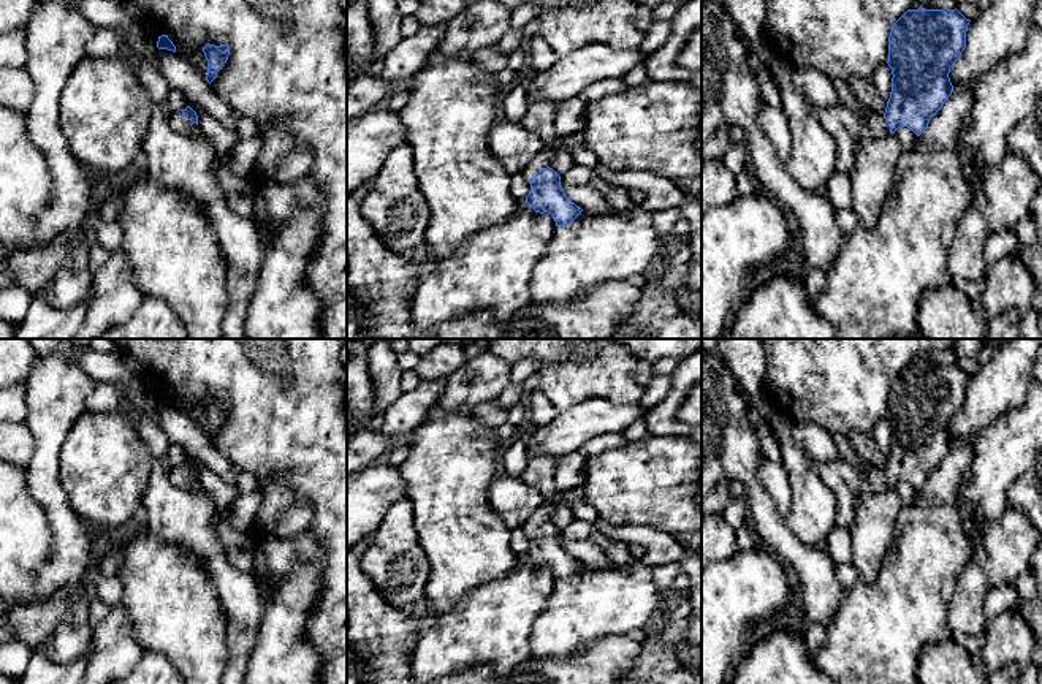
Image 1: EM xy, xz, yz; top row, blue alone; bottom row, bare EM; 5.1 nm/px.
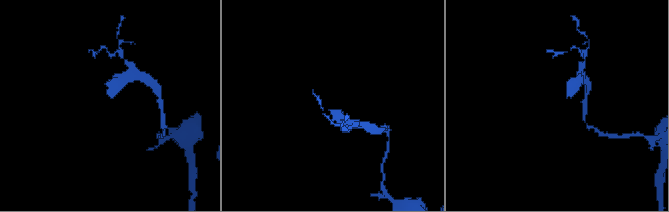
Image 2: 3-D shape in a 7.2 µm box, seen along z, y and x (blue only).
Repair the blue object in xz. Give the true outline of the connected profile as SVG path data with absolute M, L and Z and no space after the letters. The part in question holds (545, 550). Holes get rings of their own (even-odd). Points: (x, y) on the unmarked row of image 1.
M527 453L527 466L521 480L537 488L545 502L524 522L523 530L531 535L531 546L526 557L535 567L553 570L556 581L570 580L580 568L581 562L572 557L561 543L561 530L550 521L556 504L556 459L545 454Z

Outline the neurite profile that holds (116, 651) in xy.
M122 603L92 629L90 644L92 654L81 684L109 684L125 678L146 654L131 629L128 610Z

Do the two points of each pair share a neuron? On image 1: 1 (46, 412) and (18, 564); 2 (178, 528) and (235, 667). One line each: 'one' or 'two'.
1: two
2: one

